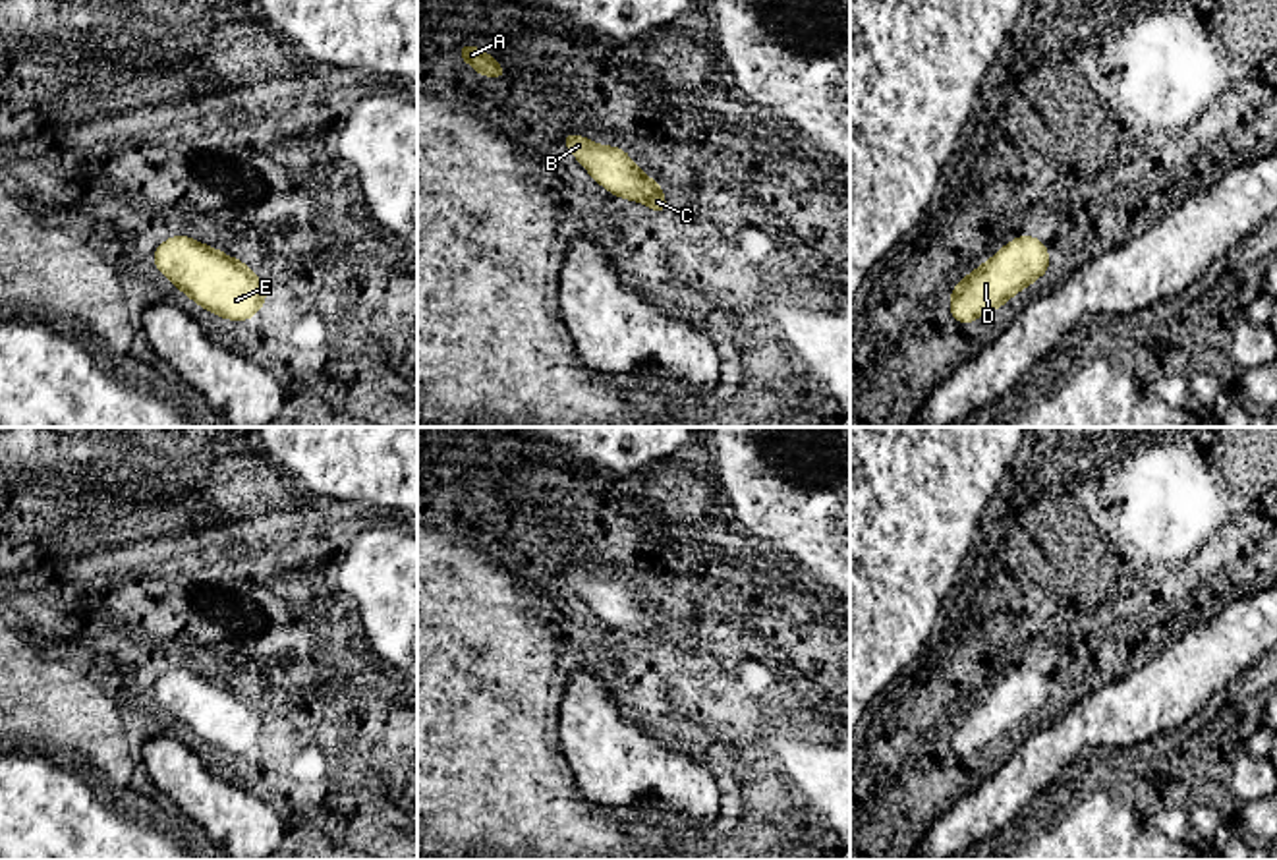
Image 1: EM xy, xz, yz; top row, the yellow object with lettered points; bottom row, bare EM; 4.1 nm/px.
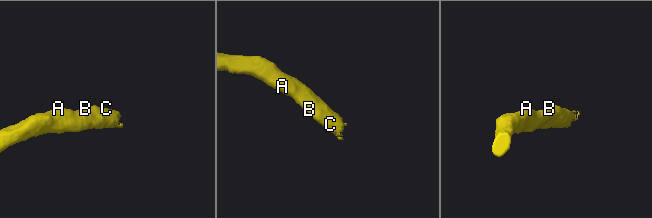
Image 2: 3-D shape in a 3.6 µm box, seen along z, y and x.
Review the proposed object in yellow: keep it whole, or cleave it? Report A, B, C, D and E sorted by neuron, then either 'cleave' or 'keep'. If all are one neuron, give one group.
groups A B C D E; keep

